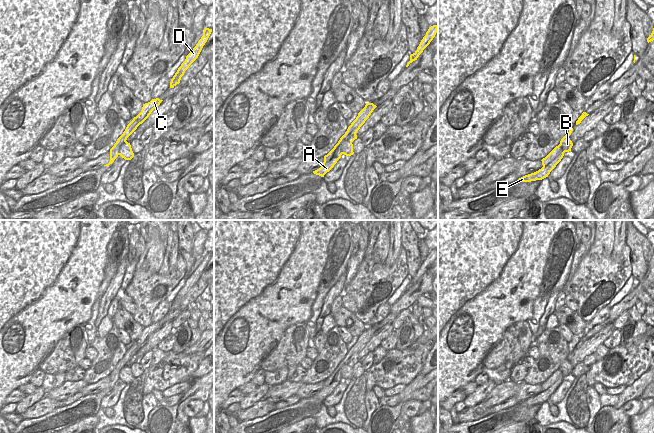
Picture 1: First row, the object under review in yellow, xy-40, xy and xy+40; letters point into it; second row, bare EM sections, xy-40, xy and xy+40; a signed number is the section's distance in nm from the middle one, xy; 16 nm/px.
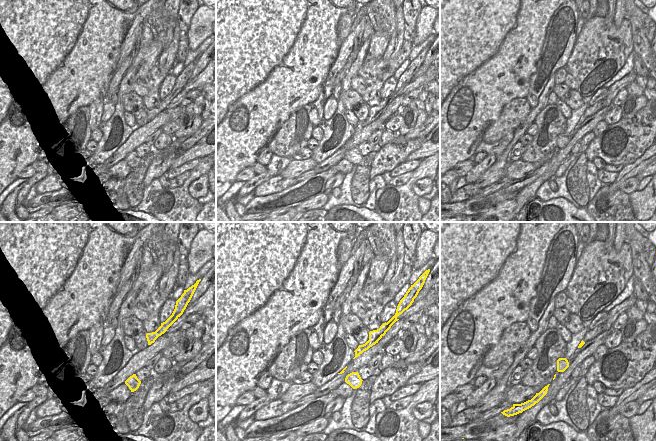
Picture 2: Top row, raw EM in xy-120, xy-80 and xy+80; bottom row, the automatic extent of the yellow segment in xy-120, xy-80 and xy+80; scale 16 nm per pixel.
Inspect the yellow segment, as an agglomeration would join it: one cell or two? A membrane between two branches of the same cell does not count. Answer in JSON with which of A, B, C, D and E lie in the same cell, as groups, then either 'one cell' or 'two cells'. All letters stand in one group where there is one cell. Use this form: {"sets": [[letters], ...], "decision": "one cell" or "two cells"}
{"sets": [["A", "C", "D", "E"], ["B"]], "decision": "two cells"}

